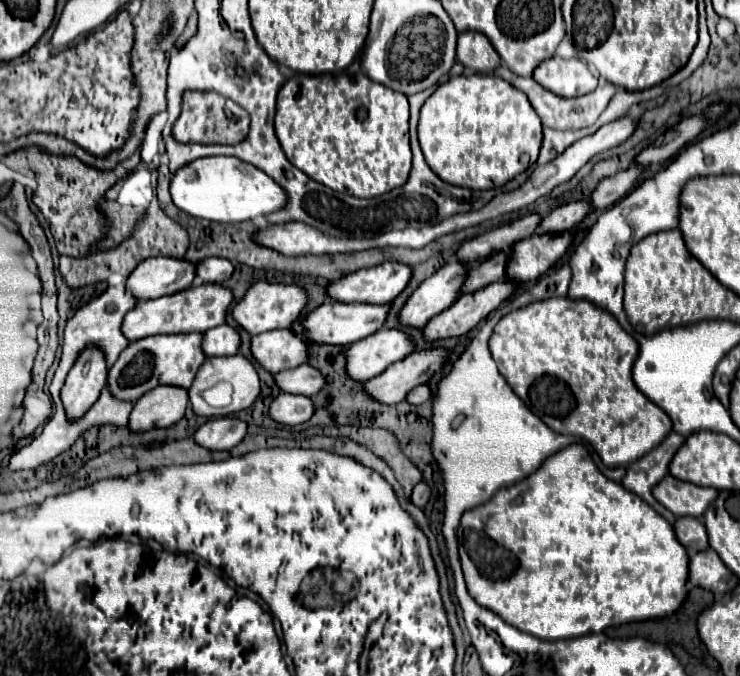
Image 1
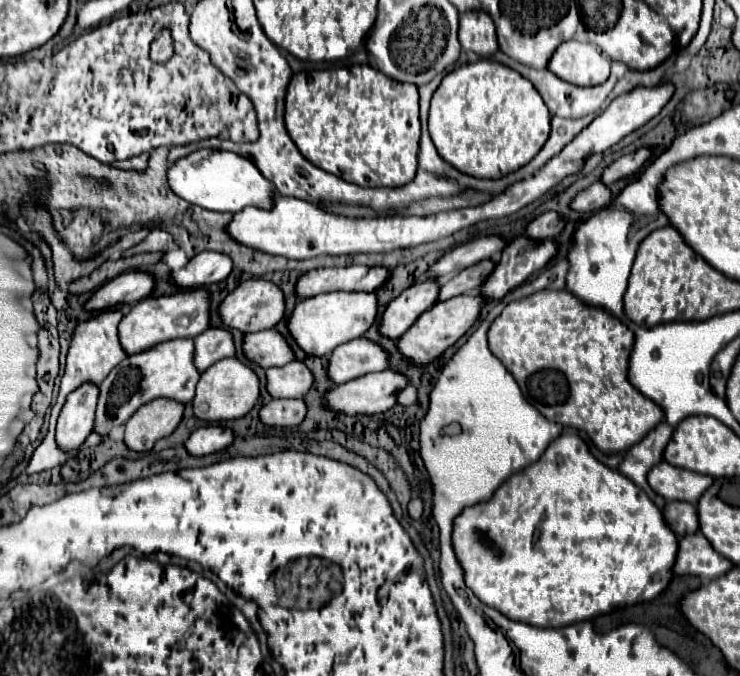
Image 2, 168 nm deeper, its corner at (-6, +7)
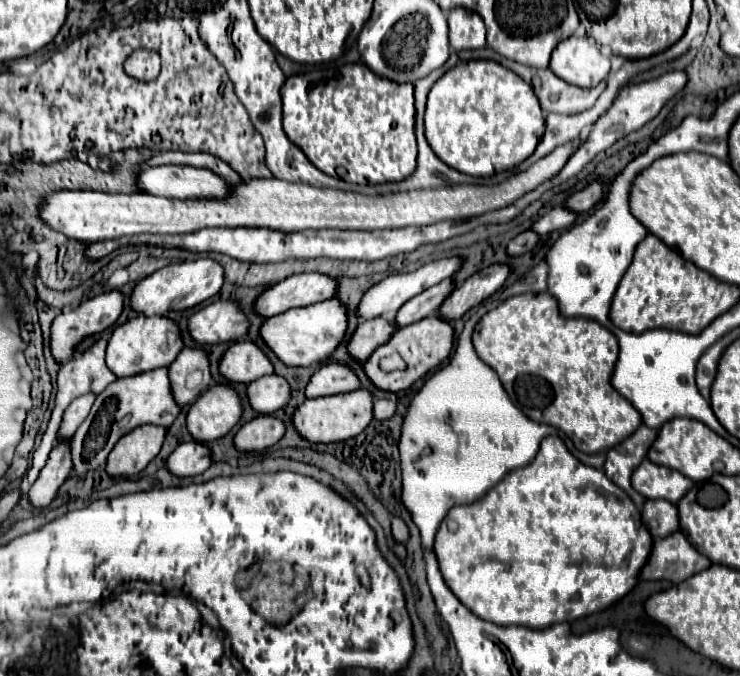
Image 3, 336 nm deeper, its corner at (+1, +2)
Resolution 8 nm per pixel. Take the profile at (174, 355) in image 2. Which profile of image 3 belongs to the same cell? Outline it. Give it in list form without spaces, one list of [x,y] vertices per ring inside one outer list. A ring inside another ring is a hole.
[[[155,369],[147,371],[143,375],[117,379],[111,383],[103,393],[97,395],[95,405],[91,407],[89,417],[83,421],[79,431],[71,439],[71,461],[73,461],[73,473],[77,477],[87,475],[89,471],[95,471],[101,467],[111,453],[113,445],[141,425],[159,425],[169,427],[179,415],[179,407],[175,399],[171,397],[171,385],[167,377],[167,369]]]

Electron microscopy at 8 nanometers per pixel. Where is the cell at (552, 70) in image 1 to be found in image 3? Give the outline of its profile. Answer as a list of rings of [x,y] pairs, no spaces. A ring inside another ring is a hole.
[[[571,35],[555,47],[549,67],[567,83],[595,87],[609,75],[611,61],[587,37]]]

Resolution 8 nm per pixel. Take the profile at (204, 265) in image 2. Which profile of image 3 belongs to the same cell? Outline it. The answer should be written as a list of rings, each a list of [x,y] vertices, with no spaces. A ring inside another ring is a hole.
[[[199,257],[193,261],[167,265],[155,271],[153,275],[141,279],[129,297],[129,305],[133,311],[147,317],[167,315],[169,311],[185,311],[211,299],[213,295],[219,293],[221,285],[223,285],[223,267],[209,257]]]

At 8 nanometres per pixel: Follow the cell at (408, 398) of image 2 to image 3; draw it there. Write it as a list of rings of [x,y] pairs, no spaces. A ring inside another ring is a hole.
[[[379,399],[373,403],[373,419],[389,419],[395,413],[395,403],[389,399]]]

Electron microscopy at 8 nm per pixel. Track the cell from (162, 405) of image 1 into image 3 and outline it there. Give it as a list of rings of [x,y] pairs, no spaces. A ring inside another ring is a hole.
[[[137,427],[135,431],[123,435],[123,439],[119,439],[119,443],[113,447],[105,471],[115,479],[141,473],[151,459],[159,455],[163,439],[163,427]]]

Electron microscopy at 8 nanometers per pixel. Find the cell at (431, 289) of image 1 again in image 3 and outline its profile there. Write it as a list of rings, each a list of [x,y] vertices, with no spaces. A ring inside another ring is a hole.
[[[371,319],[371,321],[363,321],[357,325],[355,333],[351,335],[349,343],[347,343],[347,351],[349,355],[363,363],[379,345],[387,343],[389,337],[393,335],[397,327],[393,325],[393,321],[385,321],[385,319]]]

